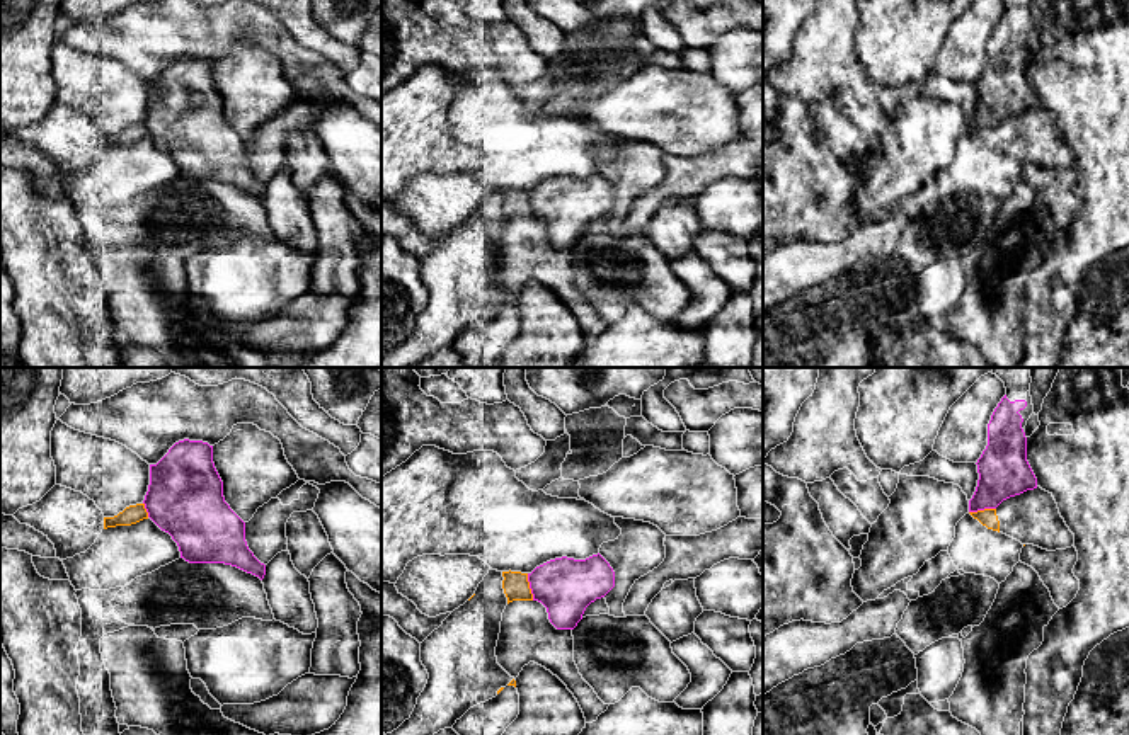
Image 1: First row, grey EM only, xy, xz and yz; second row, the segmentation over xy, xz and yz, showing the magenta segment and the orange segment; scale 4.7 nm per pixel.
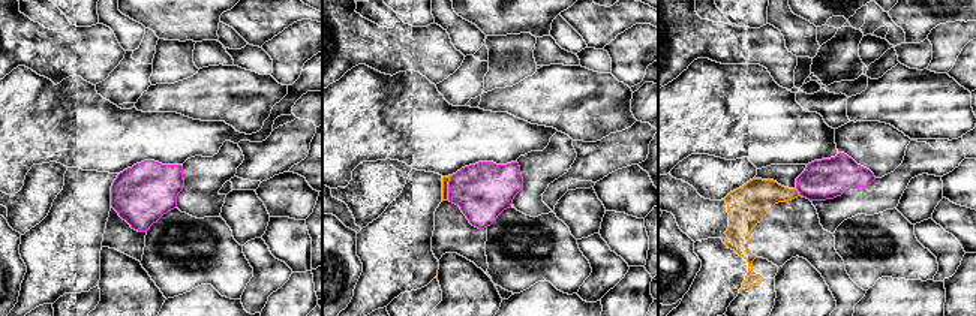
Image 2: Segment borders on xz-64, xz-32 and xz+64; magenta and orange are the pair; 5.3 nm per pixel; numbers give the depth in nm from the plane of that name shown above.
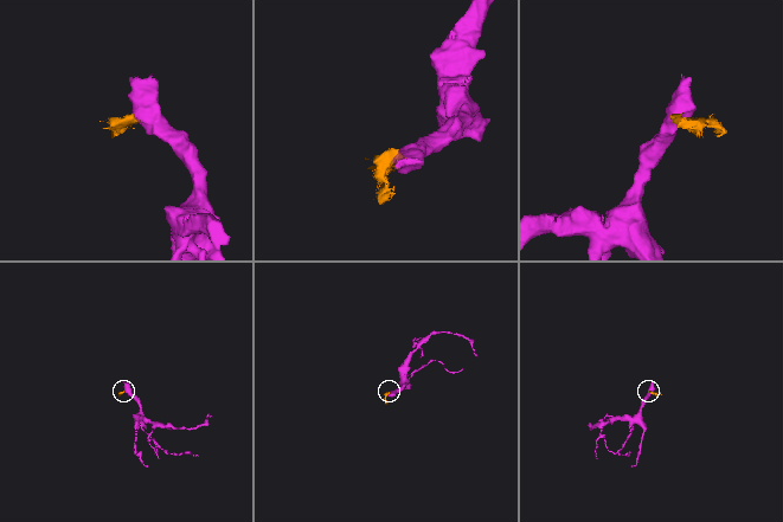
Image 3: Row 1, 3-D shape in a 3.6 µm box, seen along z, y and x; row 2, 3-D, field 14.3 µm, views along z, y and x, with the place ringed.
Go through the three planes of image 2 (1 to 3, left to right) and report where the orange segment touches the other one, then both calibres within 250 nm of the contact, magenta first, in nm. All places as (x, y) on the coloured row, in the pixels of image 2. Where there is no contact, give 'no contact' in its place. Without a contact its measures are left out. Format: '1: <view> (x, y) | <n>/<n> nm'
1: no contact
2: xz-32 (449, 187) | 300/40 nm
3: xz+64 (799, 193) | 220/190 nm

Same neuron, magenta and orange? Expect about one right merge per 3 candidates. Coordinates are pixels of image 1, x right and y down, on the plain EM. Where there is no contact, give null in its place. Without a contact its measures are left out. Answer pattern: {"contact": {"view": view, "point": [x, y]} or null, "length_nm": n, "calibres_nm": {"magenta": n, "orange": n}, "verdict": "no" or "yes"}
{"contact": {"view": "xz", "point": [530, 206]}, "length_nm": 130, "calibres_nm": {"magenta": 280, "orange": 130}, "verdict": "no"}

